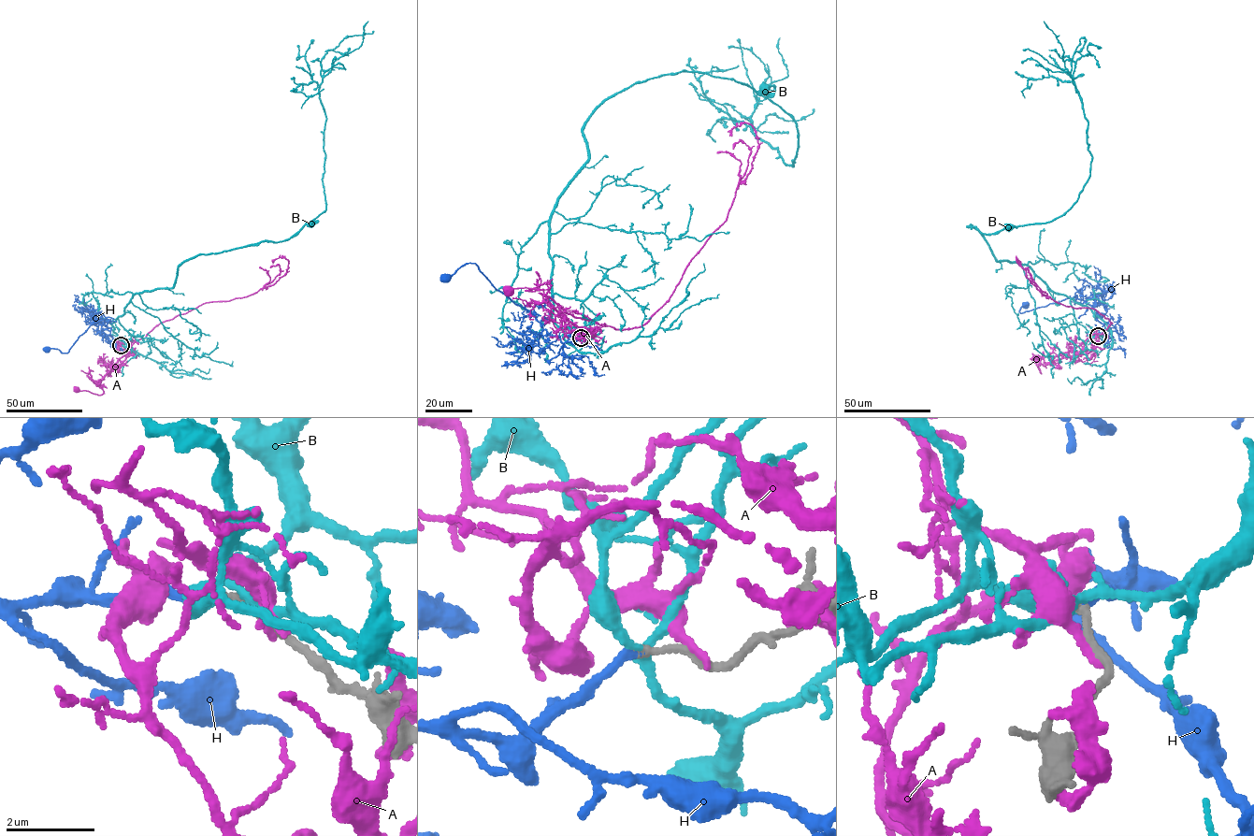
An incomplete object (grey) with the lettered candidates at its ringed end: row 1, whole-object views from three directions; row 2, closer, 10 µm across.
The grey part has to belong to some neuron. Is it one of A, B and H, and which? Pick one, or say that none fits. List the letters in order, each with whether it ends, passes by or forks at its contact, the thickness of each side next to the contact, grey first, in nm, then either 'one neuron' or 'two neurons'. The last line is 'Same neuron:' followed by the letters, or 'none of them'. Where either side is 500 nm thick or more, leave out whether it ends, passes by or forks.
A: it ends | 160/280 nm | two neurons
B: it ends | 140/240 nm | two neurons
H: it ends | 140/200 nm | one neuron
Same neuron: H

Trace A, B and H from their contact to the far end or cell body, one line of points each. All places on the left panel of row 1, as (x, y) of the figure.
A: (122, 346), (119, 348), (123, 360), (99, 385), (92, 380), (104, 393), (77, 389)
B: (121, 345), (110, 324), (124, 313), (133, 295), (173, 286), (178, 266), (200, 254), (289, 239), (310, 223)
H: (121, 345), (112, 345), (107, 335), (110, 335), (111, 329), (100, 321), (91, 324), (67, 353), (46, 350)

